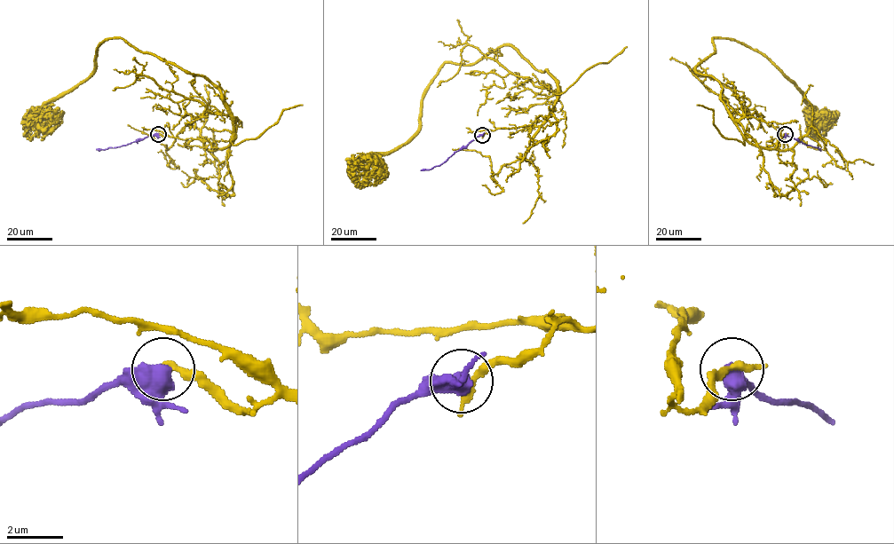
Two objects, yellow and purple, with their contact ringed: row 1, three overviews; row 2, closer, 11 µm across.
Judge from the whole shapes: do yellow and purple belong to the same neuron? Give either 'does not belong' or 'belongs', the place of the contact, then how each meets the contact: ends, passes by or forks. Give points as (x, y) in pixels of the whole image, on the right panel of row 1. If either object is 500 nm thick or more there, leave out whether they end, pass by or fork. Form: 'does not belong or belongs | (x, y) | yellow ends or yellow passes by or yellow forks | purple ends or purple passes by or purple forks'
does not belong | (785, 134)

